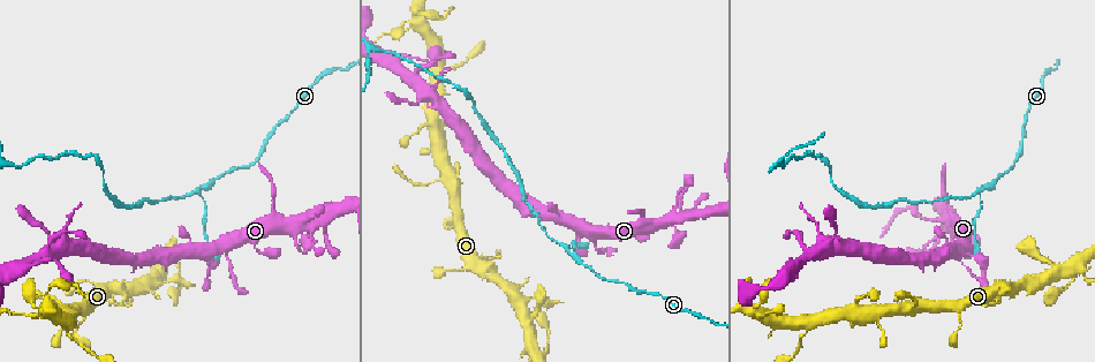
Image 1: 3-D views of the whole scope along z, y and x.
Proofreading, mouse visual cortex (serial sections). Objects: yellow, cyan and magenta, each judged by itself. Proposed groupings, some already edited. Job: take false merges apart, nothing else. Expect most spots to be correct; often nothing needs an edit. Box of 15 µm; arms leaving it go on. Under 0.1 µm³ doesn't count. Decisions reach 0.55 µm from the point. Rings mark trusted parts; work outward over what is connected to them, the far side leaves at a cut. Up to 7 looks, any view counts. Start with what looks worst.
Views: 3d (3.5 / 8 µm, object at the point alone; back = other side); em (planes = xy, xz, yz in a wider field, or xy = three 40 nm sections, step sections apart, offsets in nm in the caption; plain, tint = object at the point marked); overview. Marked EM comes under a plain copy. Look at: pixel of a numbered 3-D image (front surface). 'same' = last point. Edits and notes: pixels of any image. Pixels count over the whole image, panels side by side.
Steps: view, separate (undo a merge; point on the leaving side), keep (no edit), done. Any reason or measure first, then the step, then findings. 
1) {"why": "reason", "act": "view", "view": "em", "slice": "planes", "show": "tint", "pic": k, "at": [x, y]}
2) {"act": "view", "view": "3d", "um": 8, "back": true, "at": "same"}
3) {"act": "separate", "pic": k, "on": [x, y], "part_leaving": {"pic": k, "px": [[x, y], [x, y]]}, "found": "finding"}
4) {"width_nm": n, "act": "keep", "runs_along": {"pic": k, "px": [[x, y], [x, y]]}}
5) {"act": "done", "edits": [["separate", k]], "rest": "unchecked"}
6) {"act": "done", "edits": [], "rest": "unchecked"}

{"why": "sharp bend", "act": "view", "view": "3d", "um": 3.5, "pic": 1, "at": [567, 250]}

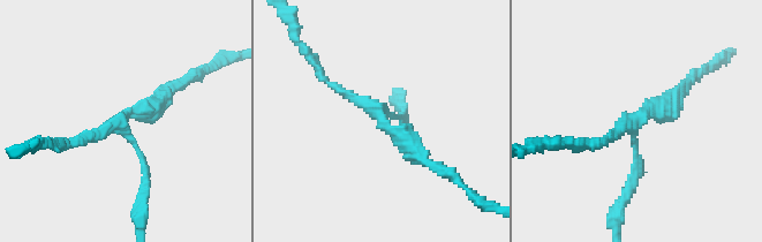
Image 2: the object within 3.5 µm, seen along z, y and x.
{"why": "need the tissue", "act": "view", "view": "em", "slice": "xy", "step": 2, "show": "tint", "pic": 2, "at": [630, 126]}

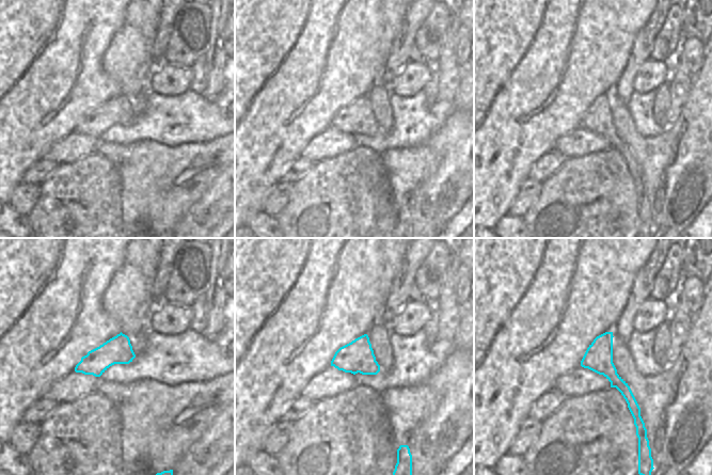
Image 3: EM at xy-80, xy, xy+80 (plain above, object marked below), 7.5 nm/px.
{"why": "cut it another way", "act": "view", "view": "em", "slice": "xy", "step": 5, "show": "tint", "at": "same"}

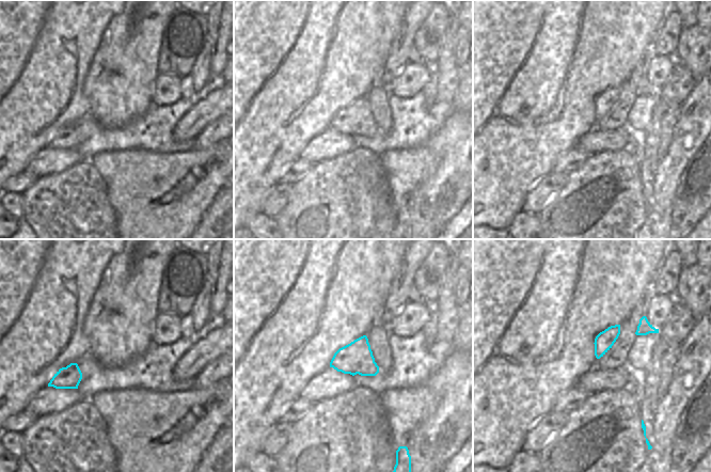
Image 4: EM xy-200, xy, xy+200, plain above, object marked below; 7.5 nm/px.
{"act": "keep", "found": "continuous, no second cell"}

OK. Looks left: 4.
{"why": "sharp bend", "act": "view", "view": "3d", "um": 3.5, "pic": 1, "at": [532, 350]}

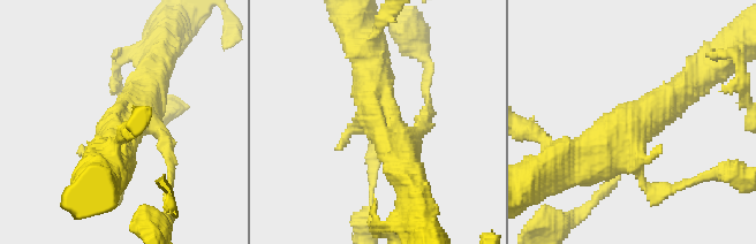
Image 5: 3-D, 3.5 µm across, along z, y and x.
{"why": "now the EM", "act": "view", "view": "em", "slice": "planes", "show": "tint", "pic": 5, "at": [382, 123]}

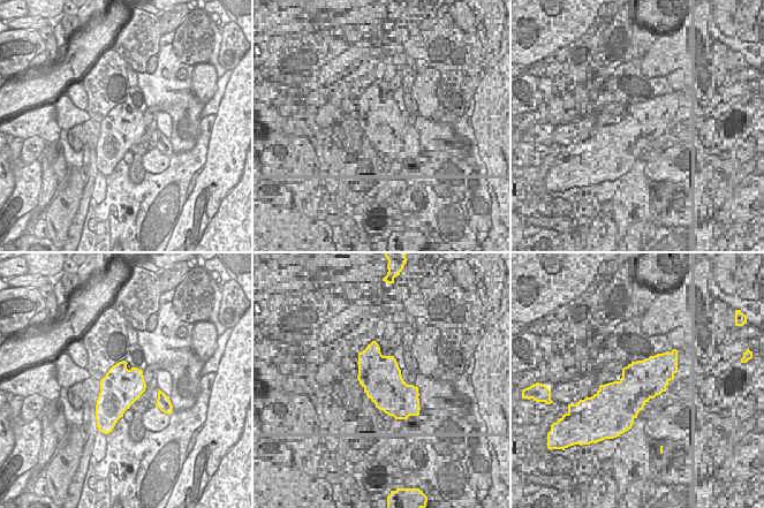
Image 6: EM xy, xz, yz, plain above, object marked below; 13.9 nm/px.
{"act": "keep", "runs_along": {"pic": 5, "px": [[372, 63], [397, 137], [429, 111]]}, "found": "all the same cell"}

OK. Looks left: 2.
{"why": "abrupt turn", "act": "view", "view": "3d", "um": 3.5, "pic": 1, "at": [216, 245]}

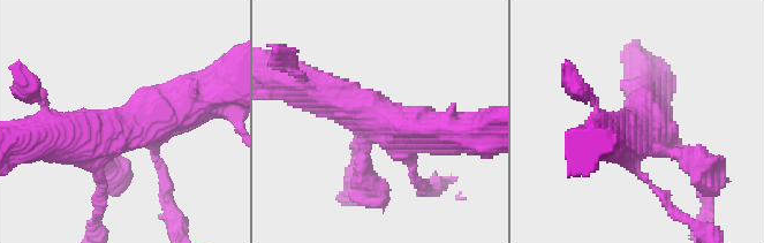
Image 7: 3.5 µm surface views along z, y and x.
{"why": "now the EM", "act": "view", "view": "em", "slice": "xy", "step": 1, "show": "tint", "pic": 7, "at": [382, 118]}

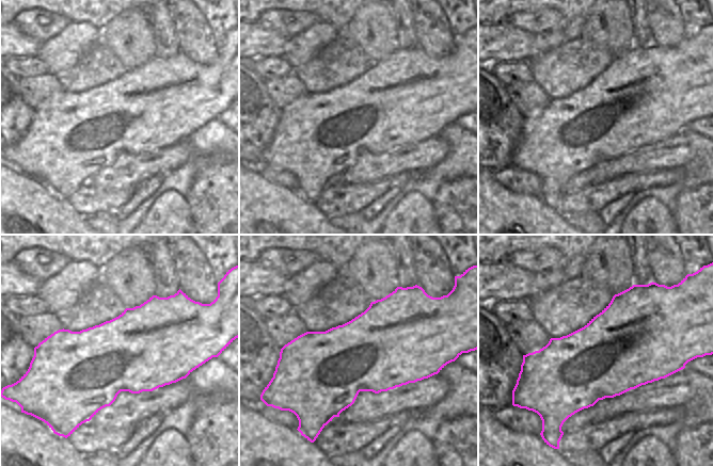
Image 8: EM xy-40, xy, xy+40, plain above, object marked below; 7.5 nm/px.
{"width_nm": 650, "act": "keep", "runs_along": {"pic": 7, "px": [[449, 130], [400, 128], [315, 89]]}, "found": "continuous, no second cell"}

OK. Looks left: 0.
{"act": "done", "edits": [], "rest": "unchecked"}

